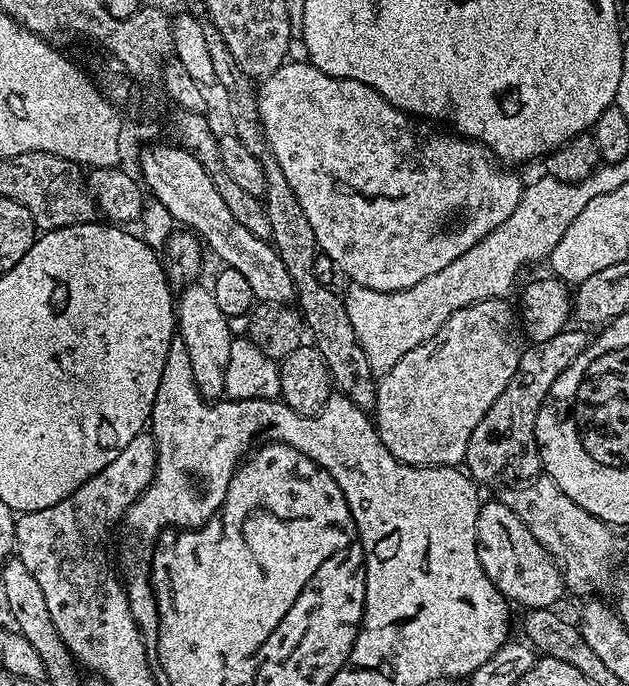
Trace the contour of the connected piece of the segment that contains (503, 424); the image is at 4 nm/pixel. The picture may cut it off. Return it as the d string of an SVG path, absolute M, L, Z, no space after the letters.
M568 326L544 342L529 343L525 347L518 362L518 370L514 370L514 378L510 378L506 390L498 394L494 406L486 410L482 422L474 426L474 434L470 434L463 467L473 480L484 485L507 472L512 476L524 476L520 478L541 475L540 448L536 444L538 410L544 405L544 399L556 379L576 361L578 354L582 354L582 350L586 350L590 343L590 336L584 333L587 331L583 327L575 327Z

